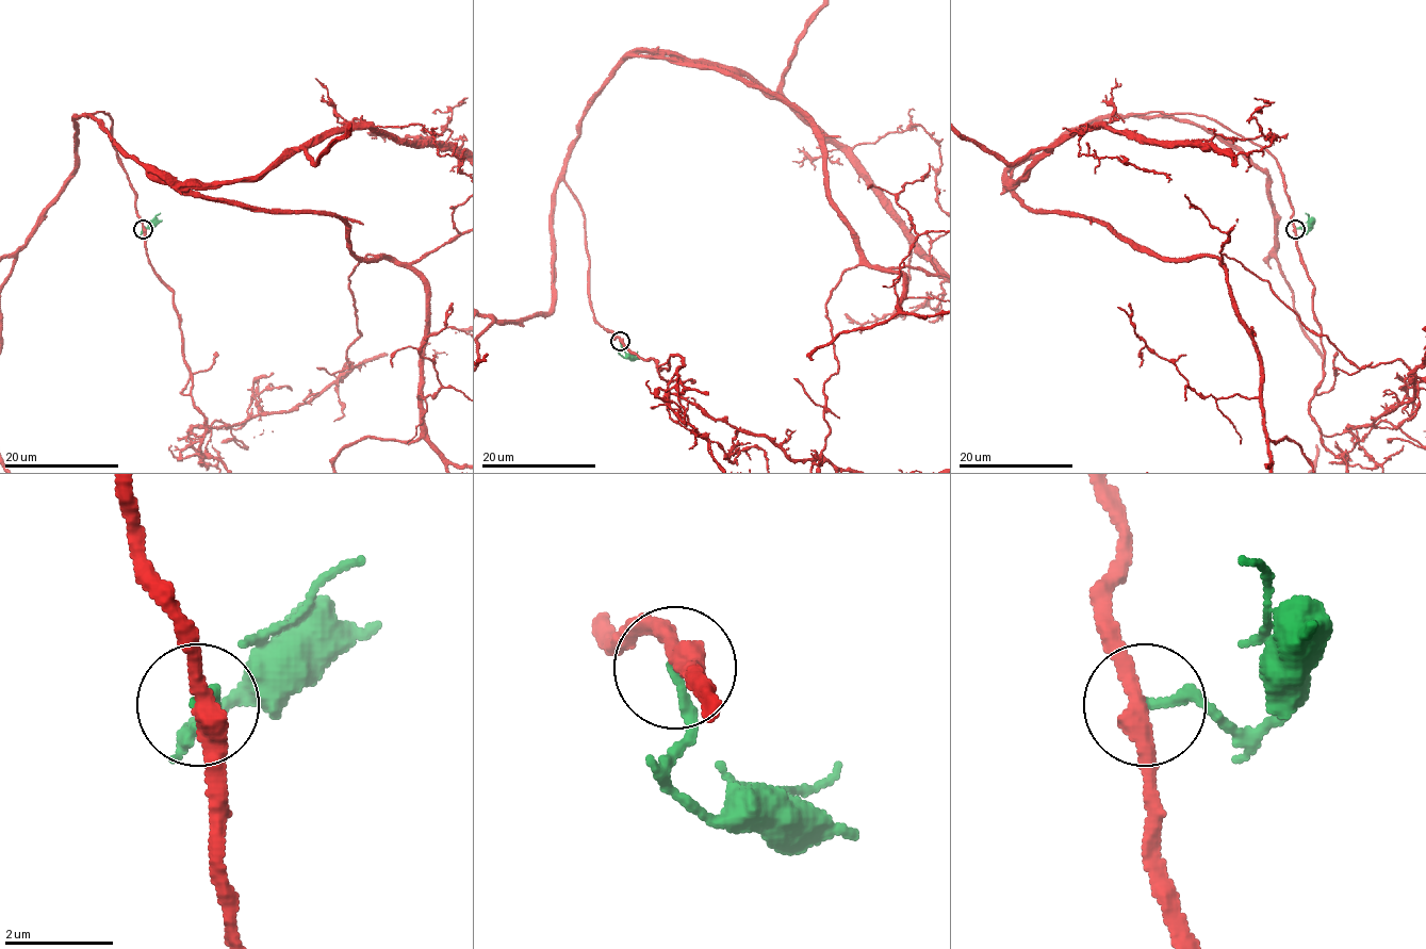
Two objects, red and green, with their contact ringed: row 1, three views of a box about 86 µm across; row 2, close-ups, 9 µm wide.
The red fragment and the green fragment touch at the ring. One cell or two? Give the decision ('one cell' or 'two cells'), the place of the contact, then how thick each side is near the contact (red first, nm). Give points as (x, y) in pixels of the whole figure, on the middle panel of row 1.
two cells | (620, 341) | 360/180 nm

